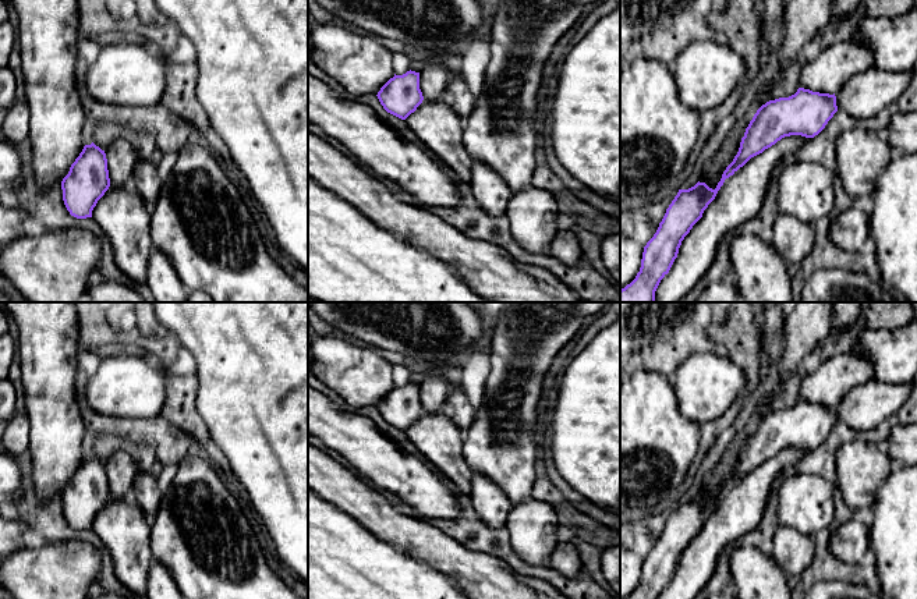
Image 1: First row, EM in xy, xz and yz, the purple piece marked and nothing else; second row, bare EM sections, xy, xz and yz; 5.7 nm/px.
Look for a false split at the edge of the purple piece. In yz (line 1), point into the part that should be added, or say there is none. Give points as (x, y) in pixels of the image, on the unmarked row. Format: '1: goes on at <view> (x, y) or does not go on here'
1: does not go on here

